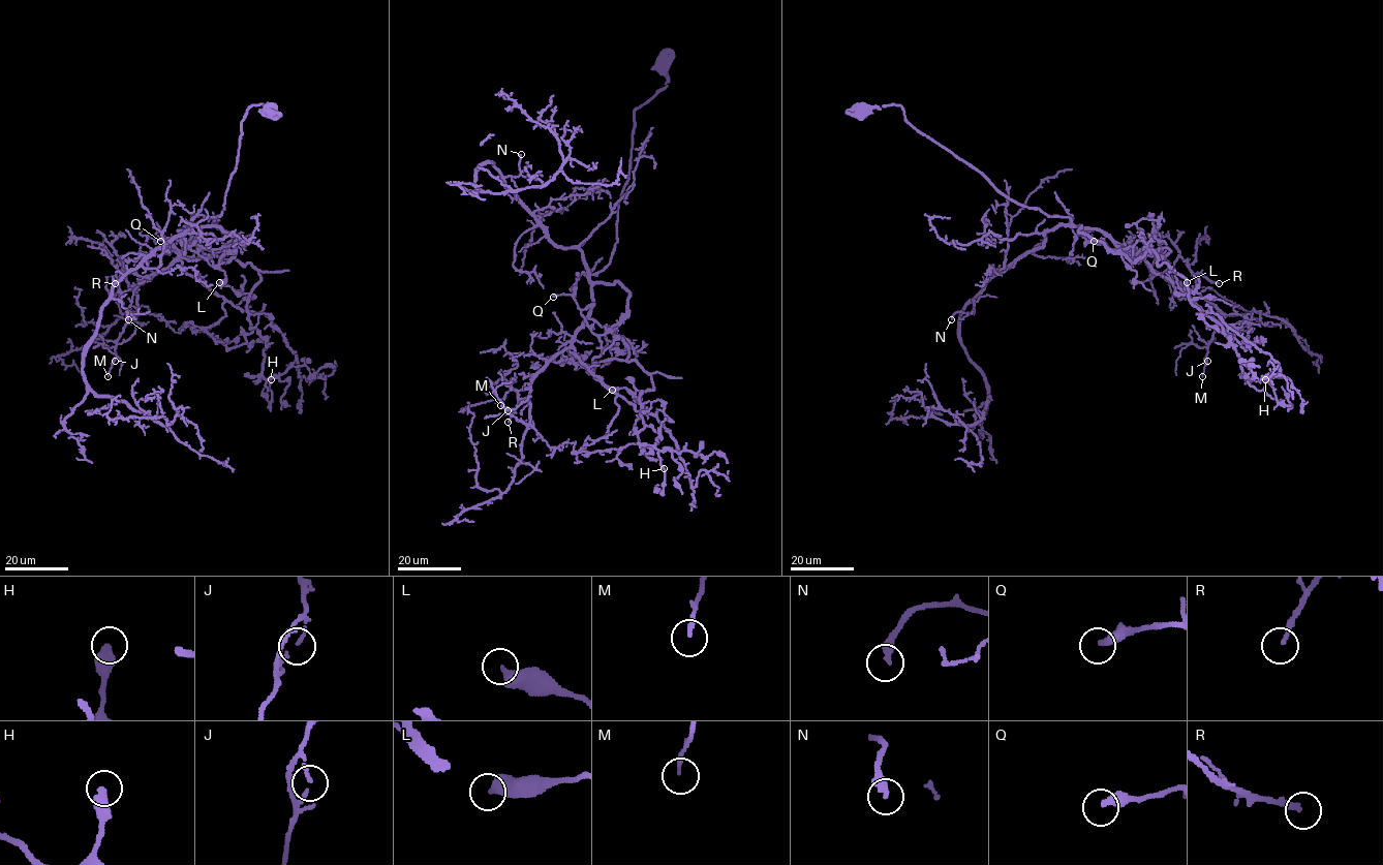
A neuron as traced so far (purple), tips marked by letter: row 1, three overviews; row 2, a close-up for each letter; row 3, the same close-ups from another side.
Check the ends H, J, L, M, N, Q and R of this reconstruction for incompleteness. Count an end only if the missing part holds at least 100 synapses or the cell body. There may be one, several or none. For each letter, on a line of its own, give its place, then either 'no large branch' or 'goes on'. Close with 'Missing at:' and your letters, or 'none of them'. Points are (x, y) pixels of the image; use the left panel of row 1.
H: place (271, 379); no large branch
J: place (115, 361); no large branch
L: place (219, 282); no large branch
M: place (108, 376); no large branch
N: place (128, 319); no large branch
Q: place (160, 241); no large branch
R: place (115, 283); no large branch
Missing at: none of them

